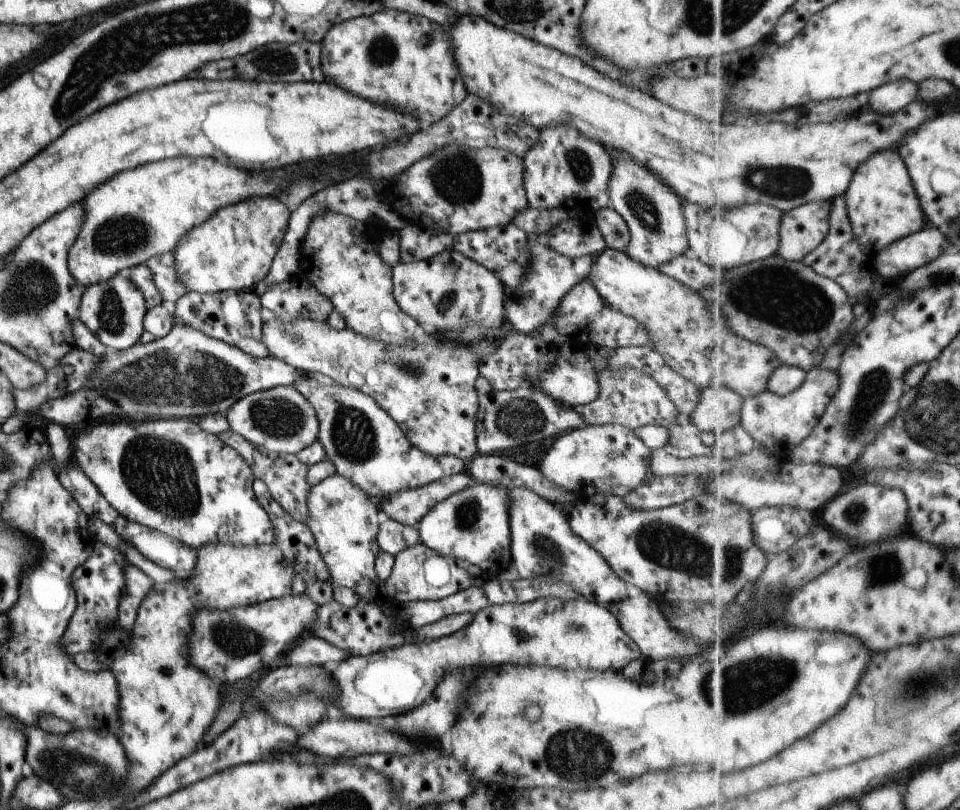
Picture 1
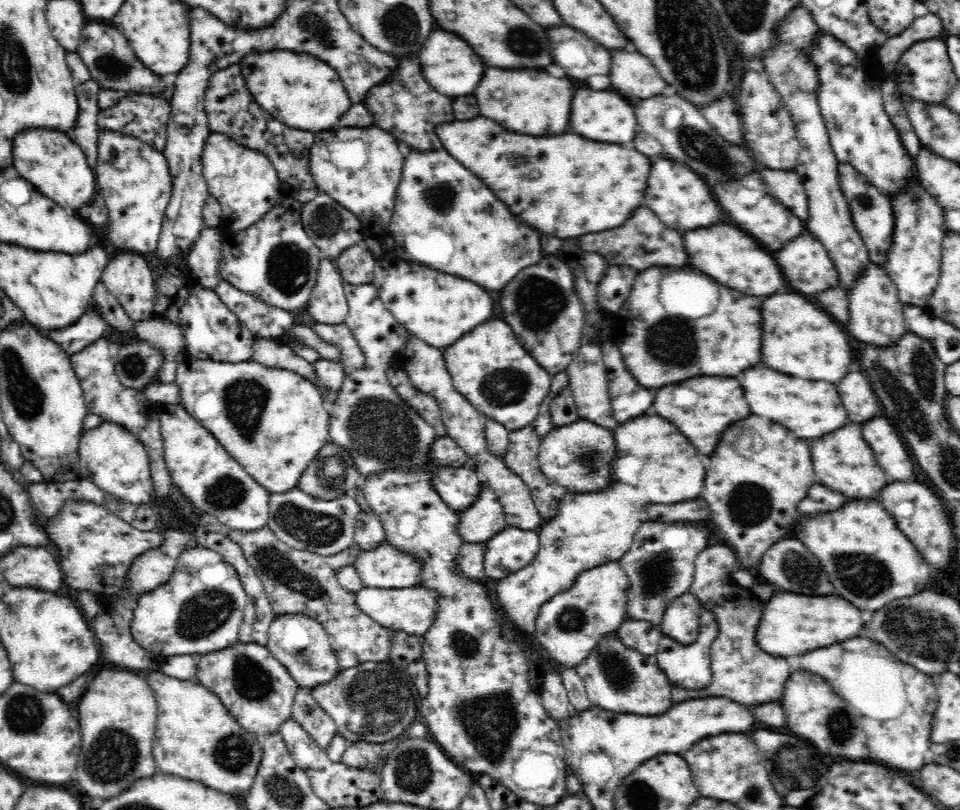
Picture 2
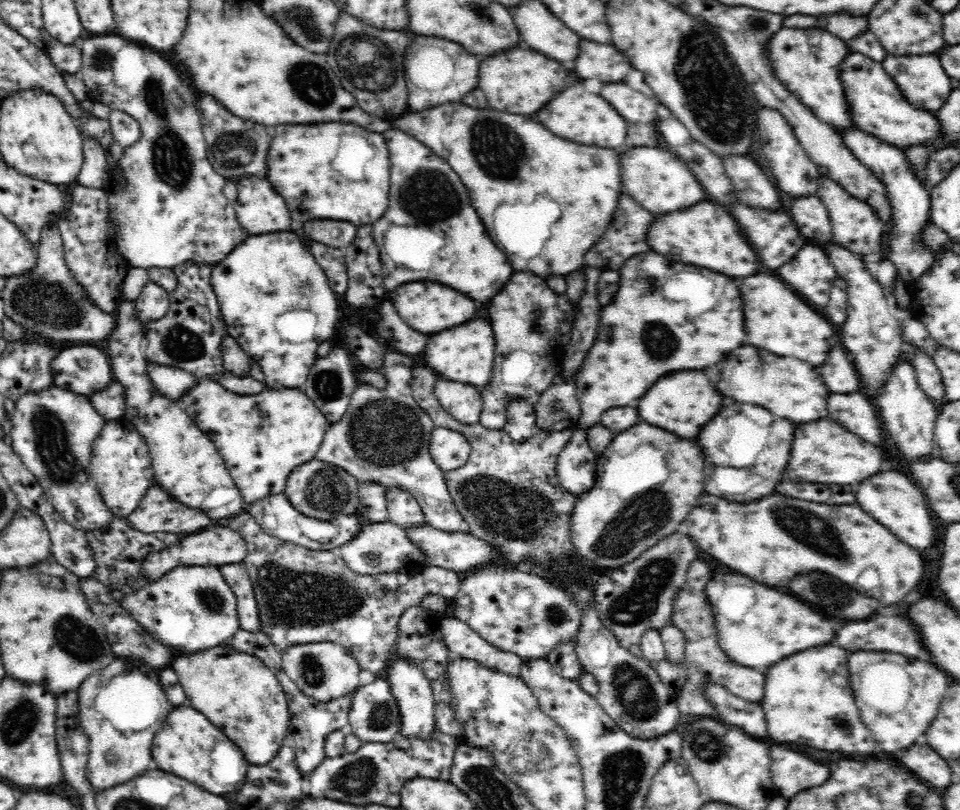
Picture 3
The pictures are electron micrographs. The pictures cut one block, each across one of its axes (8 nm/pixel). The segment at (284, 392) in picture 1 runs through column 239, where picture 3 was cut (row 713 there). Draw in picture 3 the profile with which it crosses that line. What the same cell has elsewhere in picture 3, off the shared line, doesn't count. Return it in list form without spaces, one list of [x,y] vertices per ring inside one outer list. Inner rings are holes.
[[[394,652],[394,658],[389,660],[386,669],[386,680],[390,692],[396,701],[400,713],[400,730],[398,735],[409,740],[430,740],[437,730],[436,717],[434,717],[434,691],[430,686],[431,682],[422,671],[422,666],[412,657],[398,655]]]

